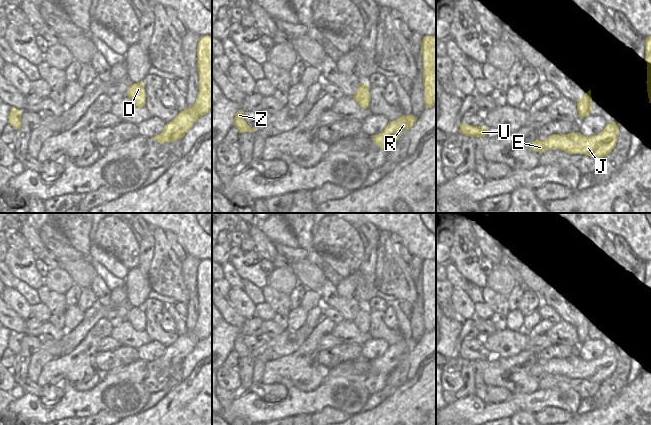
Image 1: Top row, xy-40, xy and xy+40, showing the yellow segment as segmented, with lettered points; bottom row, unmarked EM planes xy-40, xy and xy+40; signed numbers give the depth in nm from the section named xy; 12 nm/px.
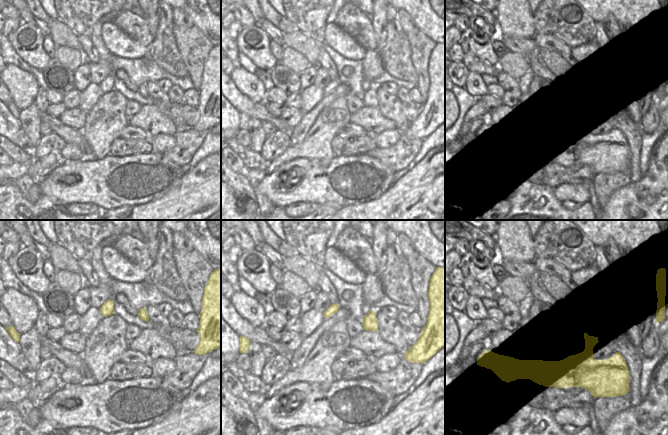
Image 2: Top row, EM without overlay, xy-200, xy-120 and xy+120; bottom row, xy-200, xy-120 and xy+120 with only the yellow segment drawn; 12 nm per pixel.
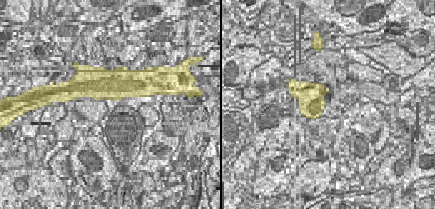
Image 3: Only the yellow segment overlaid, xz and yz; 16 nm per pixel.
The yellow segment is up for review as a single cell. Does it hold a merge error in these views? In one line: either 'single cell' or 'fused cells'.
single cell

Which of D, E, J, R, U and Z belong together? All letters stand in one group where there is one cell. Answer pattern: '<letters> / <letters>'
D E J R U Z

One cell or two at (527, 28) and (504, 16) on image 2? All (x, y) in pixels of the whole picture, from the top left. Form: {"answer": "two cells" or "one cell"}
{"answer": "one cell"}

